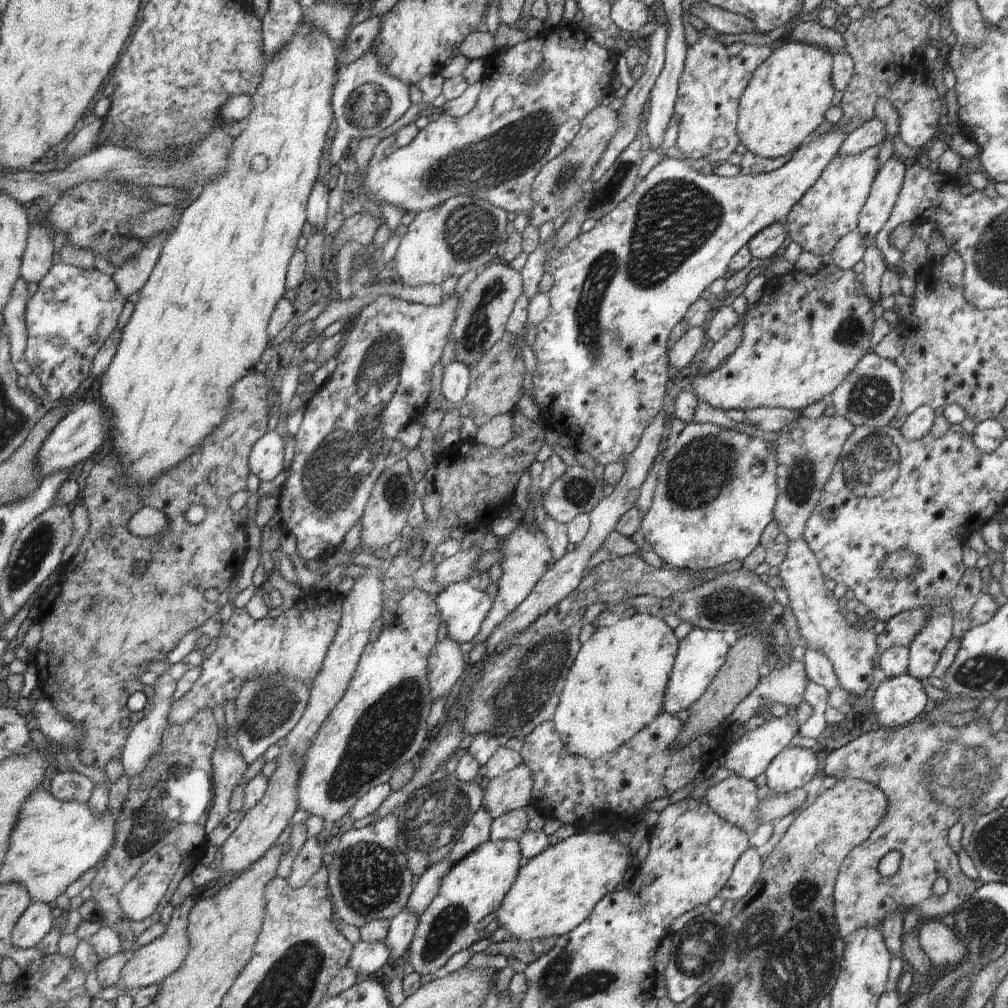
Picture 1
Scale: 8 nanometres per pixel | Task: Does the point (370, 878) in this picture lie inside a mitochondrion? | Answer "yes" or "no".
yes

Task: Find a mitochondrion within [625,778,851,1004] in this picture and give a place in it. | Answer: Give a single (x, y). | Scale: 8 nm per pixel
(713, 937)

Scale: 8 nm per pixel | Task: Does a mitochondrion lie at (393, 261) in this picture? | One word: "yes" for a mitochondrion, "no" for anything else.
no

